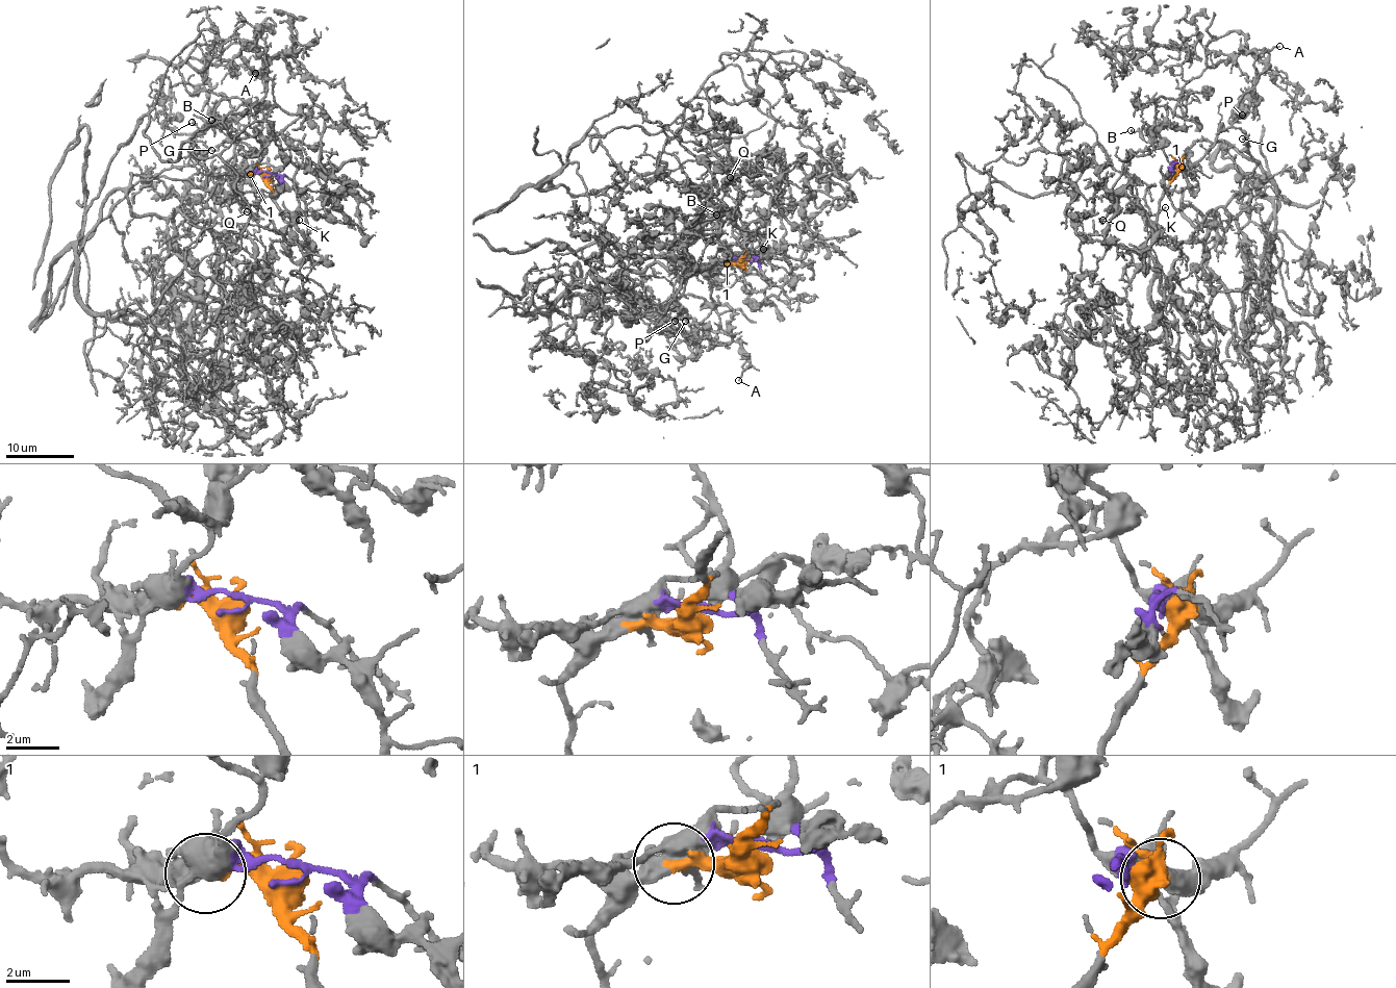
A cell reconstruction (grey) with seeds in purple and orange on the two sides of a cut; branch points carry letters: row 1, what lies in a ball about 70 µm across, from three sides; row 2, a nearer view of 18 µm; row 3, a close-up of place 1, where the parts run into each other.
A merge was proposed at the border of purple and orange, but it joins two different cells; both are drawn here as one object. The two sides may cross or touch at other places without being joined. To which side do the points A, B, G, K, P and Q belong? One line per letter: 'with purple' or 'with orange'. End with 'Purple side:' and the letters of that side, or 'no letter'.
A: with purple
B: with purple
G: with orange
K: with orange
P: with purple
Q: with purple
Purple side: A, B, P, Q

